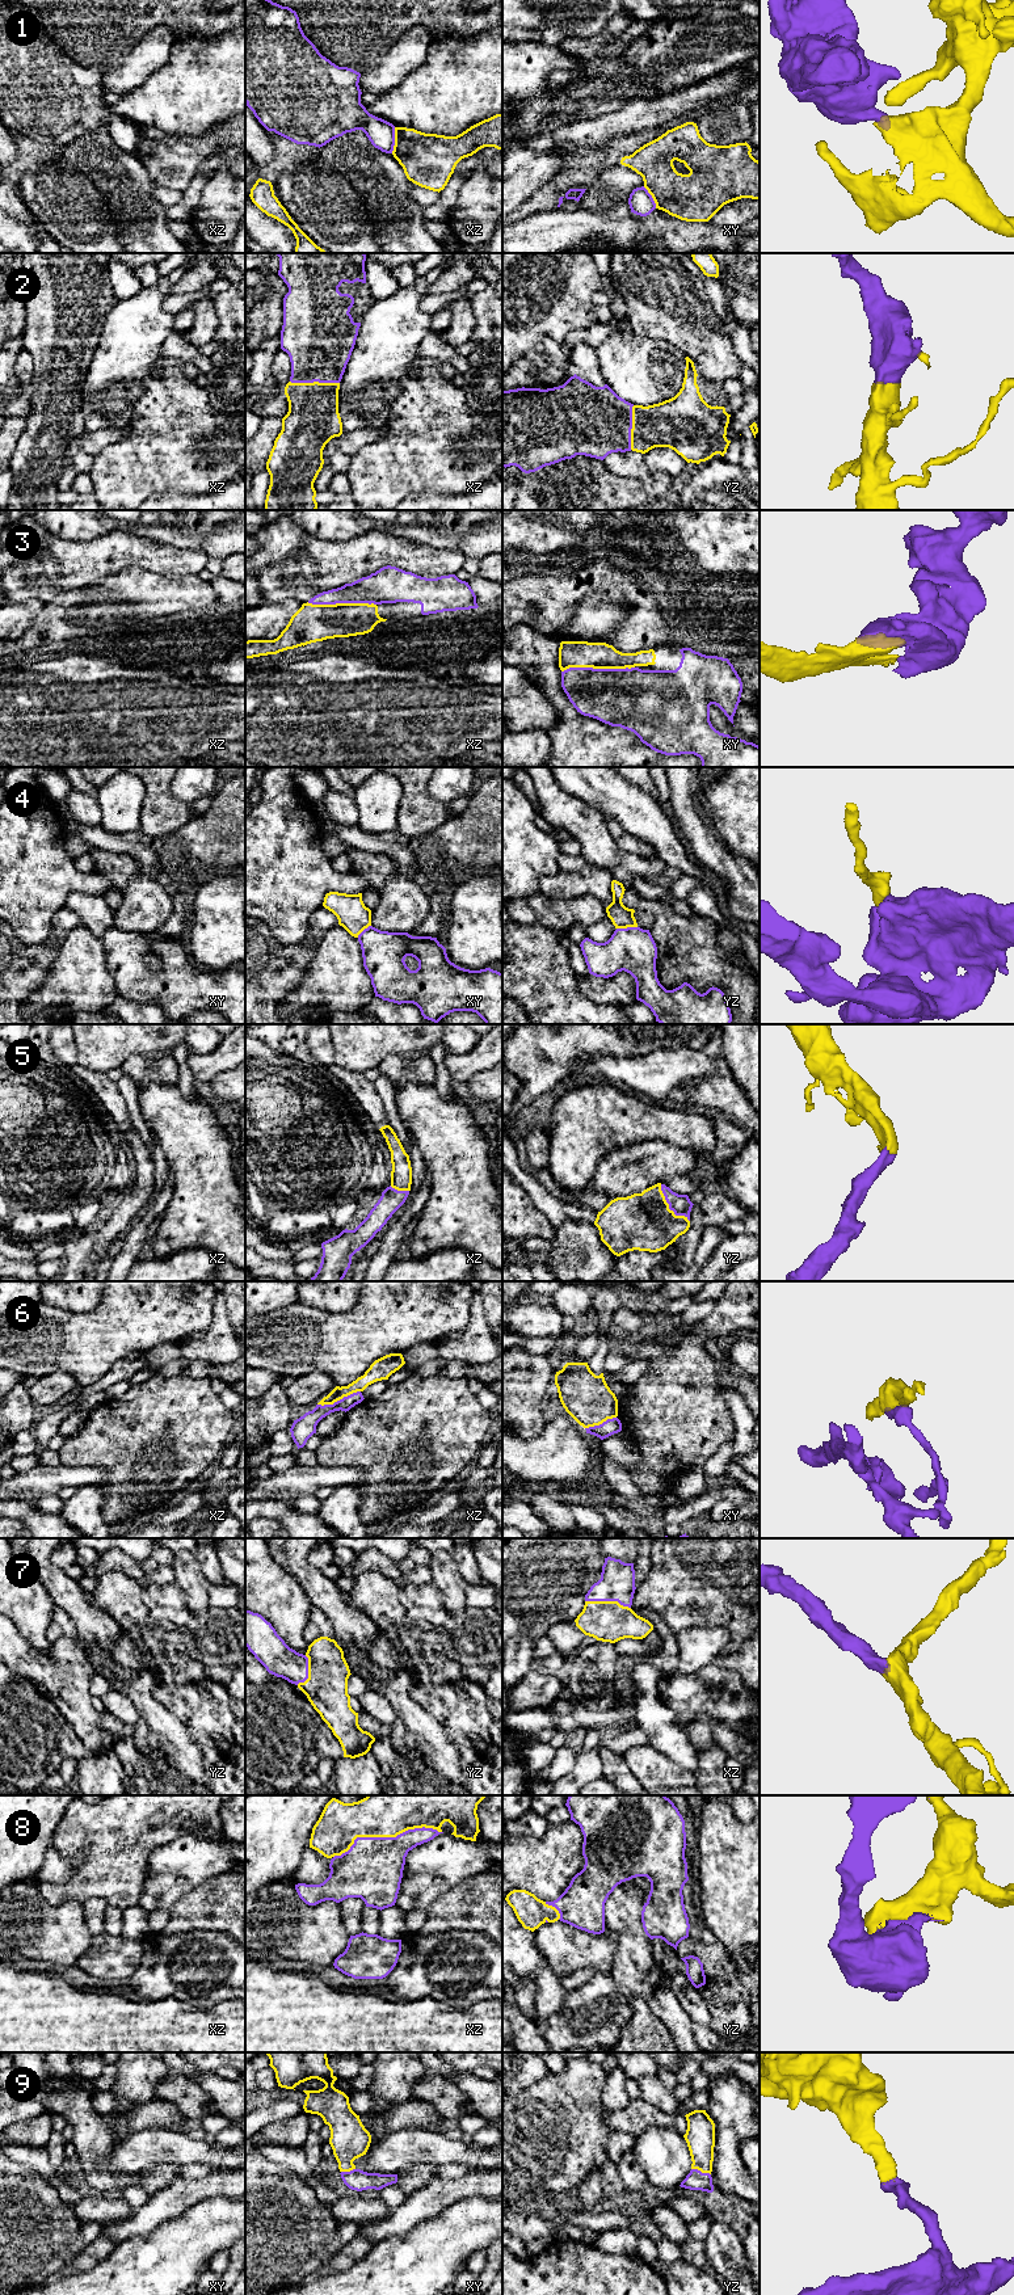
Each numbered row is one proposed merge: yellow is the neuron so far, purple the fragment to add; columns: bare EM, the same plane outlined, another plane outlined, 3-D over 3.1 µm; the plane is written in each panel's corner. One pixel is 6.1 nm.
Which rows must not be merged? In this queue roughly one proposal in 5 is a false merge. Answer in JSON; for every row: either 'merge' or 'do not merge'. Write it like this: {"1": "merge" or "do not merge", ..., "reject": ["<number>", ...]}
{"1": "do not merge", "2": "merge", "3": "merge", "4": "do not merge", "5": "merge", "6": "do not merge", "7": "merge", "8": "merge", "9": "merge", "reject": ["1", "4", "6"]}

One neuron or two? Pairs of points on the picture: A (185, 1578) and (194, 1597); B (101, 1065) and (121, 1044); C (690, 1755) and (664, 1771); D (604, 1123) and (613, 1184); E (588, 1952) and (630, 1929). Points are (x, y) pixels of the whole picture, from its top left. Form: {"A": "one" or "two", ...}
{"A": "one", "B": "one", "C": "two", "D": "two", "E": "two"}

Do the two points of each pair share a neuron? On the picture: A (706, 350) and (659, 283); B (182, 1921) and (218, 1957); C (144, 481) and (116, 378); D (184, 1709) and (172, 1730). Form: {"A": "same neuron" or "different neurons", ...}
{"A": "same neuron", "B": "different neurons", "C": "different neurons", "D": "different neurons"}

